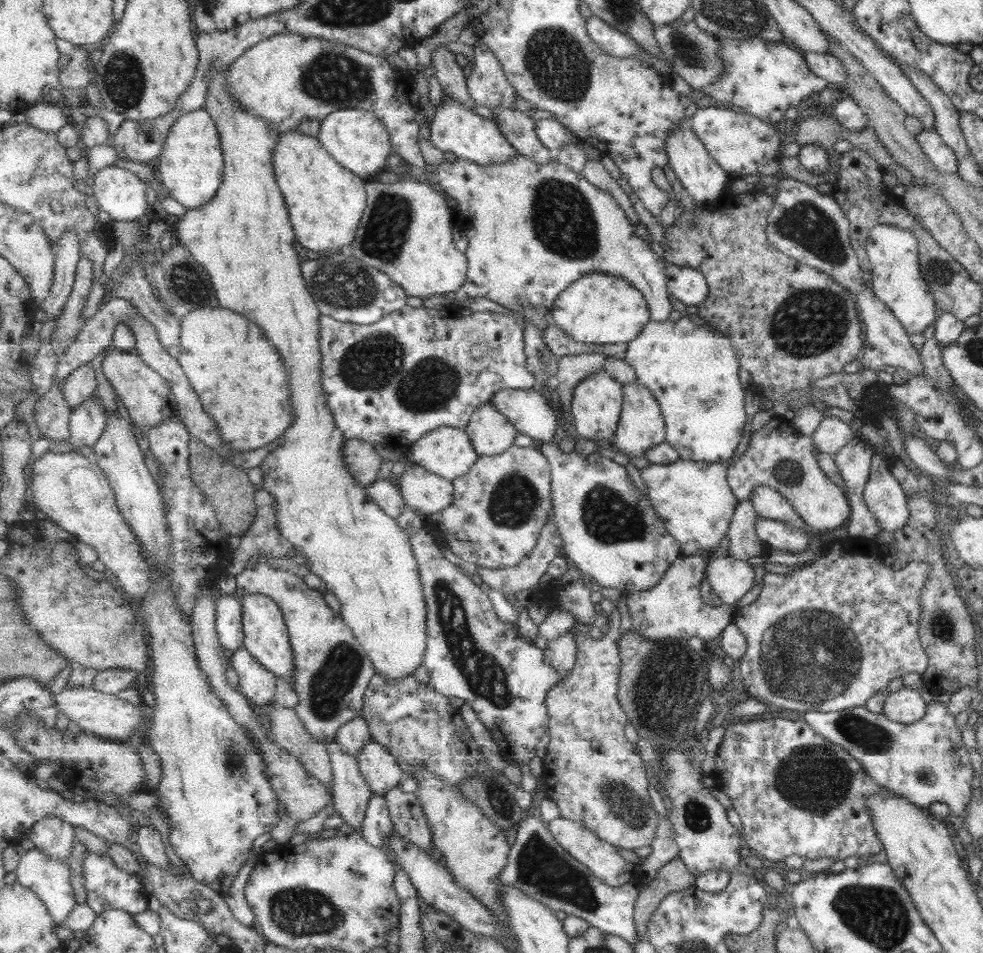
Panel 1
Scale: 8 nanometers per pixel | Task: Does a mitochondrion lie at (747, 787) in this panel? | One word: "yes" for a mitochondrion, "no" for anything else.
no

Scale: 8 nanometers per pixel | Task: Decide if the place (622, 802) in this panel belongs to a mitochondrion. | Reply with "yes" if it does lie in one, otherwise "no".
yes

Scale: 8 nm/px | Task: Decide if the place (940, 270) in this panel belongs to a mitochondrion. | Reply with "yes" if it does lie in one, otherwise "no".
yes

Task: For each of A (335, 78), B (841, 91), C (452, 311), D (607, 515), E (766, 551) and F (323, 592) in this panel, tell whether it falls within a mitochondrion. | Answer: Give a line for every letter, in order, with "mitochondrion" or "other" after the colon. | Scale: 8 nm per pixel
A: mitochondrion
B: other
C: other
D: mitochondrion
E: other
F: other

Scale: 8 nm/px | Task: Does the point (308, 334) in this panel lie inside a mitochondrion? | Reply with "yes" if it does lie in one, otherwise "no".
no

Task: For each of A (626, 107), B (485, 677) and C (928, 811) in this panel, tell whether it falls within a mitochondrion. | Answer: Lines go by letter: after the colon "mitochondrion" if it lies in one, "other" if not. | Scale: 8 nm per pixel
A: other
B: mitochondrion
C: other

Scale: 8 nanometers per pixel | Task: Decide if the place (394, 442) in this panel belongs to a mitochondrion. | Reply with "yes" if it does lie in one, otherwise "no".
no

